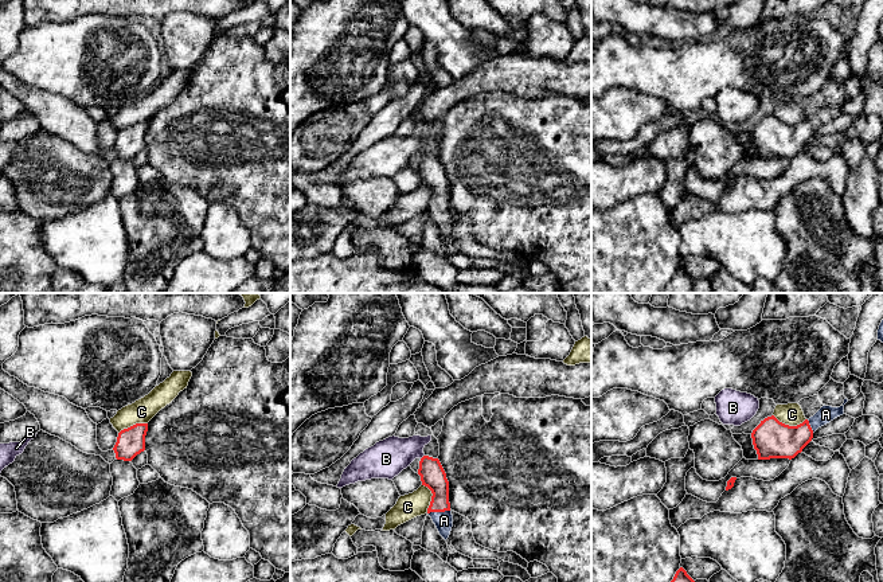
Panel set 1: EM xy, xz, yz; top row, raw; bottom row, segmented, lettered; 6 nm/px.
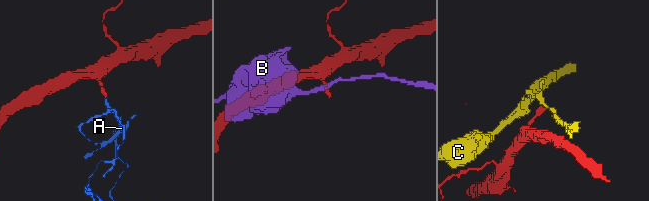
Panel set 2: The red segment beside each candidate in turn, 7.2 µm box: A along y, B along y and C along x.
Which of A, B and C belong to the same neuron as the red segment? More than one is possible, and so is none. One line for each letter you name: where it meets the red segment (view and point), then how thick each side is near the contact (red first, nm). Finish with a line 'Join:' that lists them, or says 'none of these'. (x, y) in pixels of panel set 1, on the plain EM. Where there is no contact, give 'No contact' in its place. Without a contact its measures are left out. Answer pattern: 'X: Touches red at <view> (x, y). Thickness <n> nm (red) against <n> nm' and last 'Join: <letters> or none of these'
A: Touches red at xz (438, 210). Thickness 150 nm (red) against 110 nm
Join: A

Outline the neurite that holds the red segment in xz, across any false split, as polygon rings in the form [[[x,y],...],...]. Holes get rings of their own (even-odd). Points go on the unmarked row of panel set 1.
[[[423,155],[419,160],[418,173],[422,184],[427,185],[433,192],[427,214],[431,216],[439,234],[446,239],[453,226],[446,172],[438,157]]]

